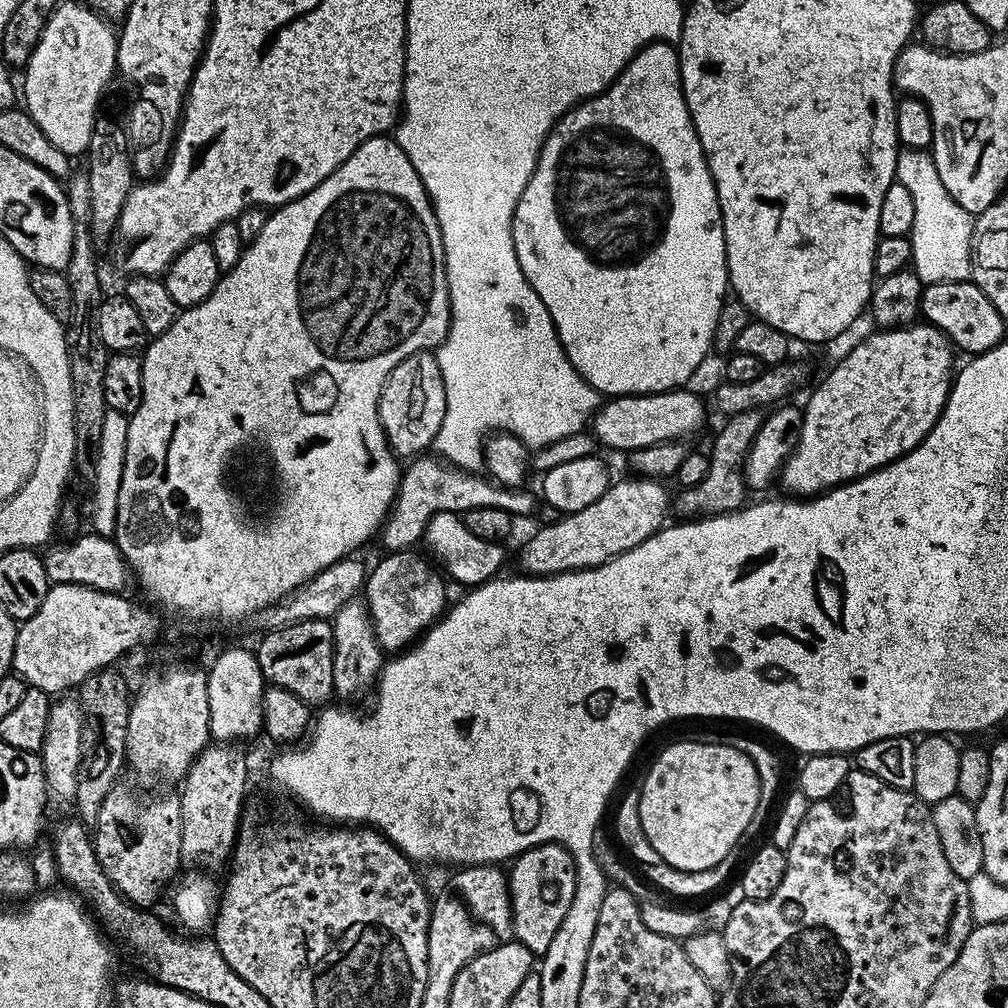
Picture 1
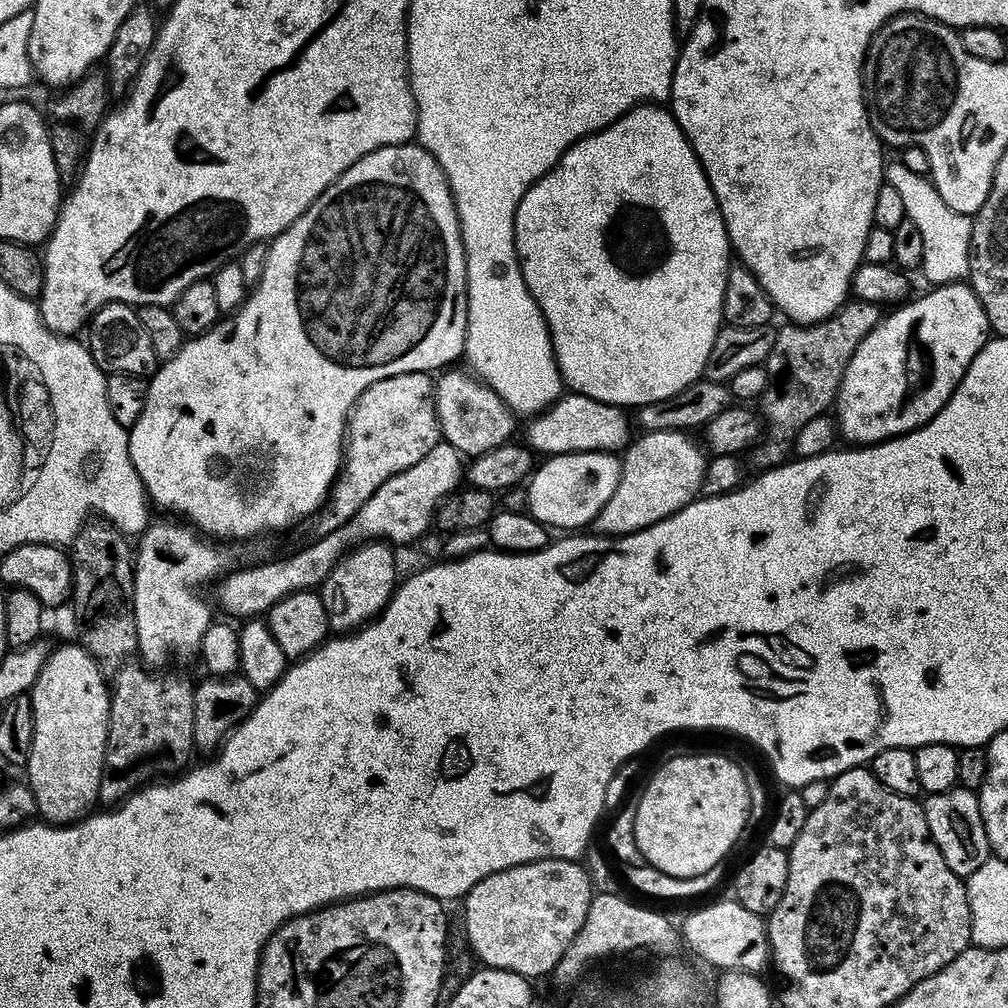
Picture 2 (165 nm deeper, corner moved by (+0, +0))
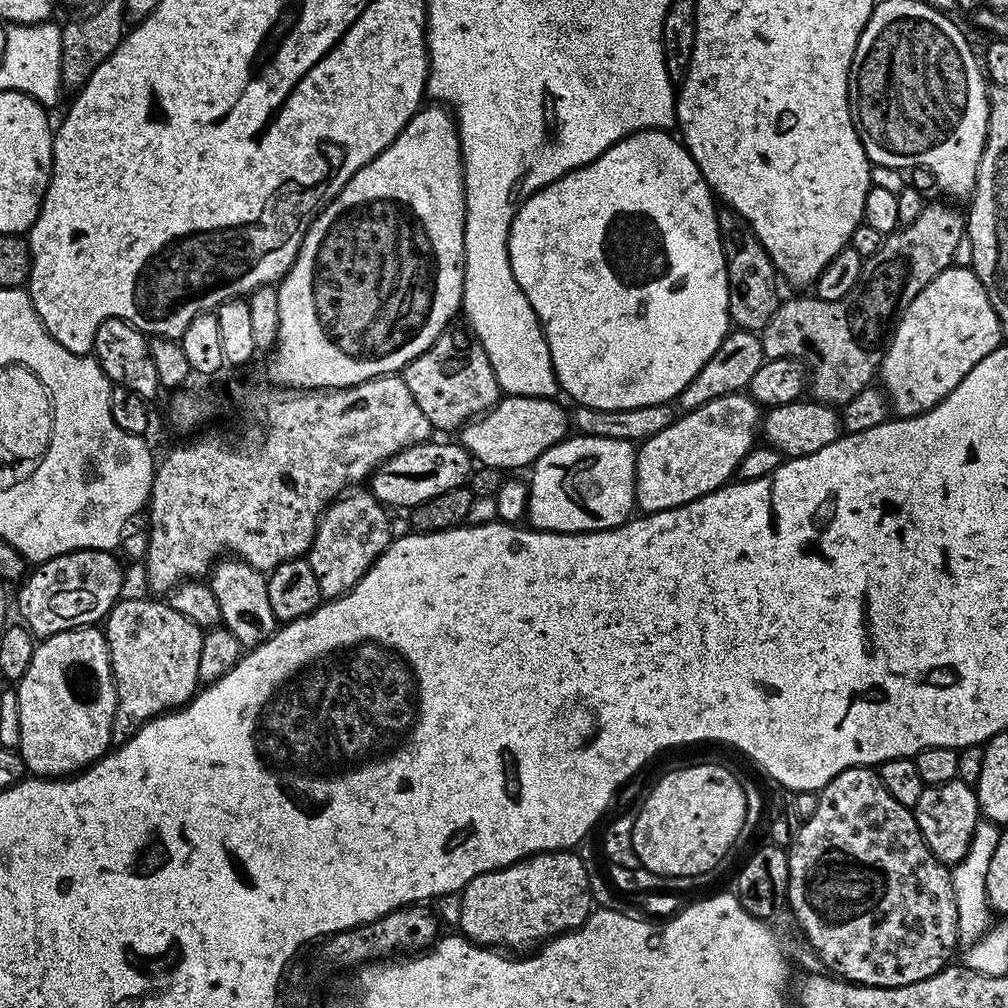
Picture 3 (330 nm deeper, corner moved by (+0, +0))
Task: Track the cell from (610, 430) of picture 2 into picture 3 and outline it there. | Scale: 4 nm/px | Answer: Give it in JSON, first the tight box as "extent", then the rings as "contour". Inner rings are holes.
{"extent":[458,395,570,468],"contour":[[[505,395],[489,412],[468,421],[459,429],[458,440],[473,461],[486,468],[524,468],[536,463],[546,450],[565,439],[570,432],[570,416],[555,399],[546,396]]]}

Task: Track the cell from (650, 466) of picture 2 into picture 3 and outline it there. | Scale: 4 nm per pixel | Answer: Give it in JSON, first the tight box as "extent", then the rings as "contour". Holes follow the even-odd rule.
{"extent":[636,392,761,514],"contour":[[[739,392],[677,415],[666,430],[636,448],[636,508],[644,514],[665,512],[723,488],[757,443],[761,420],[761,409],[751,396]]]}

